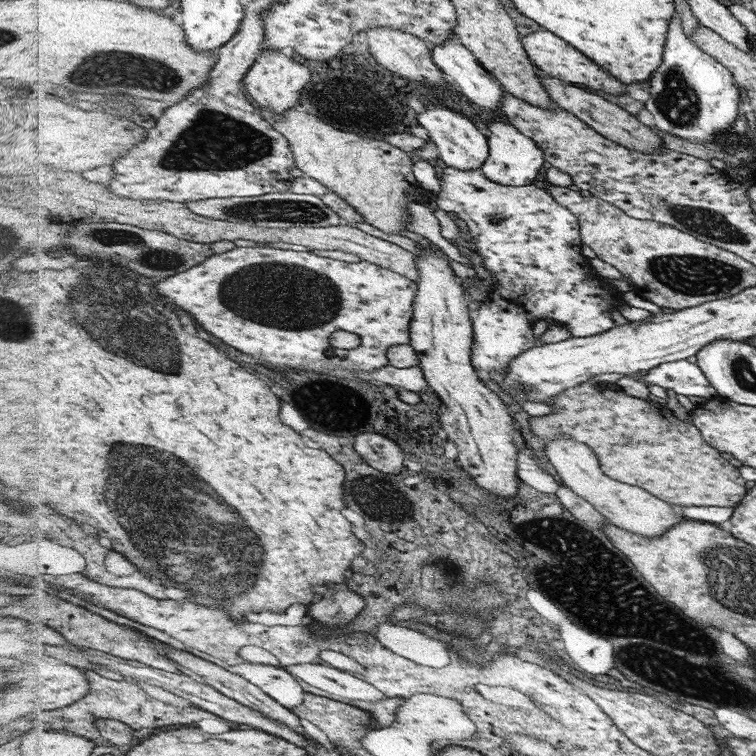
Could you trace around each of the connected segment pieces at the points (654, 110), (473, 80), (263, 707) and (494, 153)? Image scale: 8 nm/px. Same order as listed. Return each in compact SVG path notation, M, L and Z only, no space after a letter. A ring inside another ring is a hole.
M679 14L670 22L665 56L649 81L650 98L645 102L645 108L652 113L653 126L658 130L710 147L714 147L718 136L732 130L738 116L738 90L732 74L721 61L705 53L684 35Z
M453 35L444 44L434 44L430 53L432 53L432 62L438 65L438 68L446 76L450 76L454 80L454 84L460 88L460 92L467 96L468 100L482 106L482 108L488 108L488 110L498 110L500 108L505 92L502 83L480 64L480 61L462 45L456 36Z
M160 643L162 647L171 654L171 658L174 658L177 662L180 662L182 666L192 670L193 672L199 674L202 678L208 682L212 687L219 690L223 694L230 696L230 698L249 706L250 708L254 708L258 712L262 712L266 714L266 716L270 716L270 718L274 718L282 722L282 724L286 724L288 728L292 728L294 732L298 732L298 734L302 734L304 738L308 738L308 740L312 740L310 735L308 735L302 725L300 725L299 718L288 708L282 706L282 703L279 700L272 698L269 696L260 686L254 684L254 682L250 682L247 678L243 678L240 674L236 674L236 672L230 672L226 668L215 664L214 662L210 662L210 660L204 660L204 658L200 658L200 656L196 656L196 652L186 650L176 650L171 645L166 645Z
M492 121L488 123L490 129L489 145L491 154L486 164L479 168L481 174L488 180L500 186L518 187L532 185L535 178L540 174L540 169L544 167L544 156L538 144L524 136L514 126L502 121Z

